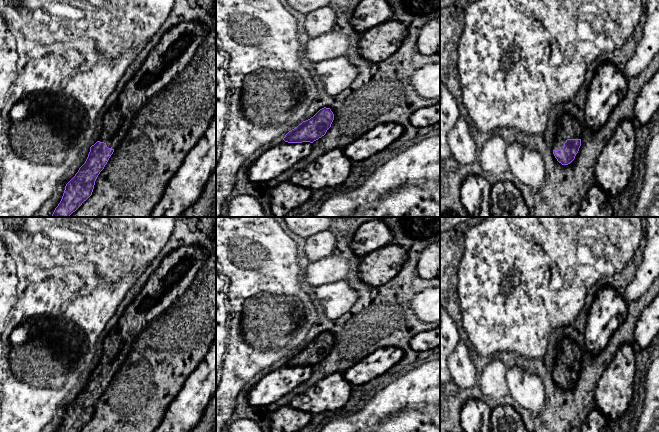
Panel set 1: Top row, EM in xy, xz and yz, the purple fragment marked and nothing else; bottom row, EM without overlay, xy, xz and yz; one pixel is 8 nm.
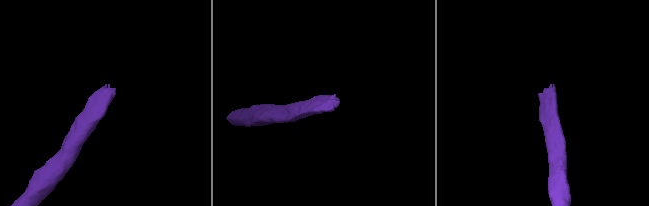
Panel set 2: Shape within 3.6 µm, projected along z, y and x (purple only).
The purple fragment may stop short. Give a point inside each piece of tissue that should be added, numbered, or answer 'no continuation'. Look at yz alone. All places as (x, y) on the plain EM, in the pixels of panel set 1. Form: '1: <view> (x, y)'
1: yz (569, 352)

